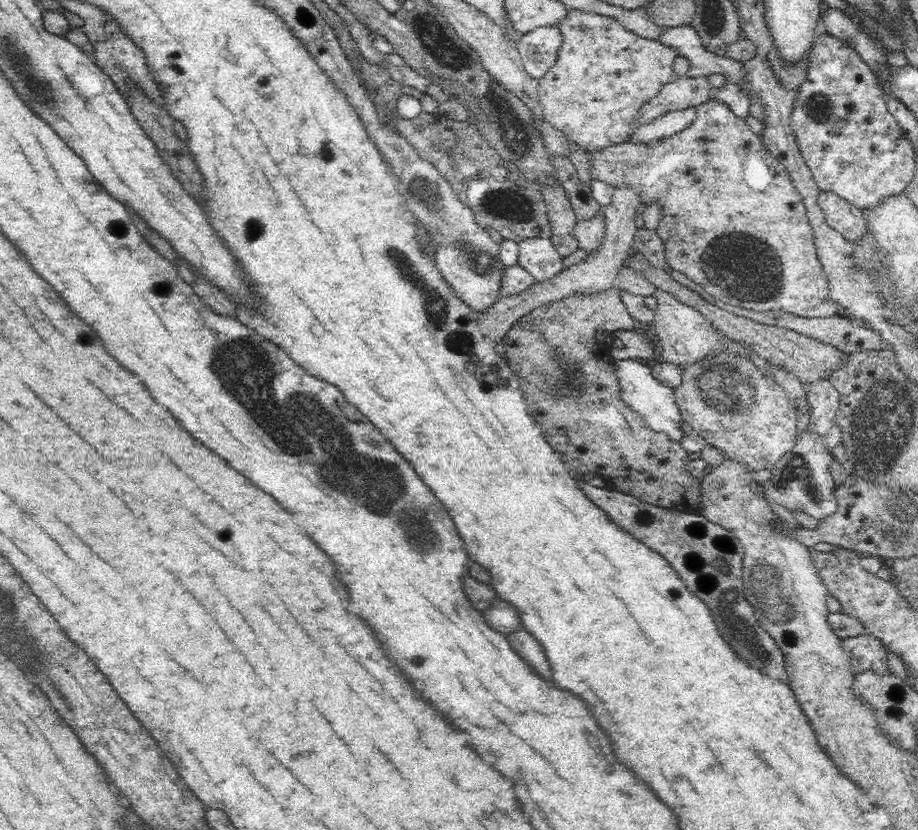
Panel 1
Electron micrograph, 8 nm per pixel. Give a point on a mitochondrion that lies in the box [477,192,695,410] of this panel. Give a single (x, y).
(564, 377)

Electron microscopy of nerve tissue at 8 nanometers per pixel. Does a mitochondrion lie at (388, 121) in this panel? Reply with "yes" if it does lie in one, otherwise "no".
no

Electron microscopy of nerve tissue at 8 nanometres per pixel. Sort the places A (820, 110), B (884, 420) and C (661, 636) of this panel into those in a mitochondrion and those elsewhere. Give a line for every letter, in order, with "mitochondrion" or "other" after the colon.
A: mitochondrion
B: mitochondrion
C: other

